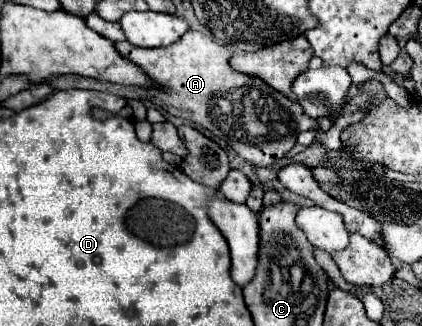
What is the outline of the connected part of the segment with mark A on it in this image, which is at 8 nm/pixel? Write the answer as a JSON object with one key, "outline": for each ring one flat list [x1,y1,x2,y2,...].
{"outline":[[189,30,179,42,165,48,139,48,129,42,117,42,115,48,121,56,143,68,161,88,171,90,135,90,135,98,151,100,169,114,203,126,255,166,271,166,281,160,295,146,299,132,317,128,317,122,309,118,297,102,281,96,263,80,257,80,257,76,233,70,229,64,233,50,213,42,201,32]]}

